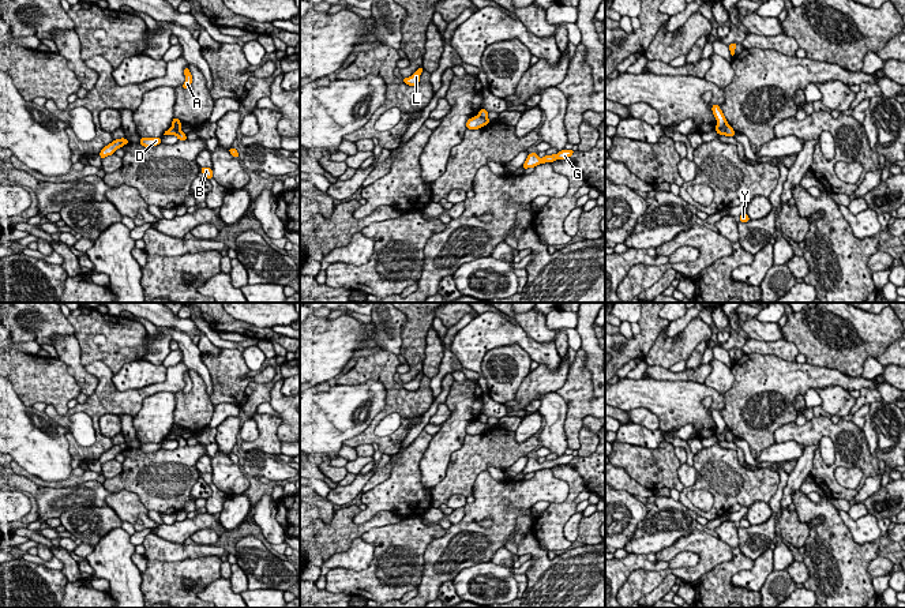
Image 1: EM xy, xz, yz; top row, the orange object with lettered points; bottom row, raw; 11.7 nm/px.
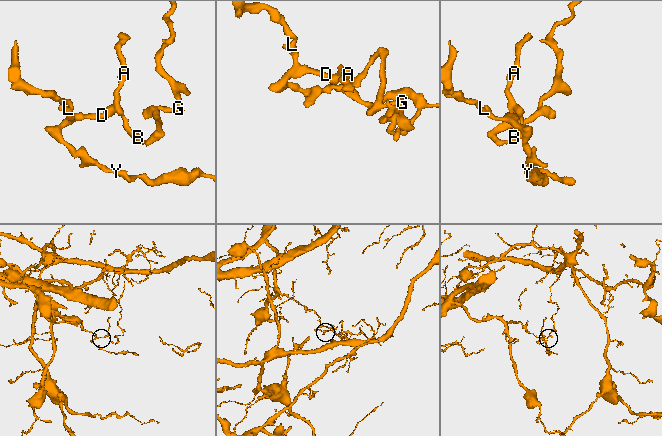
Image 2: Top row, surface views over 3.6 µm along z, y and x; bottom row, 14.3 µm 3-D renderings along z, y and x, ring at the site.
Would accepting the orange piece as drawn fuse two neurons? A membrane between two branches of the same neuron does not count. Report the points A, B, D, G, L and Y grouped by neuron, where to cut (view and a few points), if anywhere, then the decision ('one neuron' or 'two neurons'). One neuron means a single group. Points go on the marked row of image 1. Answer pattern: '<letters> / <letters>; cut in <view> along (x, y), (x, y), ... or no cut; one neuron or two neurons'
A B G / D L Y; cut in xy along (172, 126), (177, 135); two neurons

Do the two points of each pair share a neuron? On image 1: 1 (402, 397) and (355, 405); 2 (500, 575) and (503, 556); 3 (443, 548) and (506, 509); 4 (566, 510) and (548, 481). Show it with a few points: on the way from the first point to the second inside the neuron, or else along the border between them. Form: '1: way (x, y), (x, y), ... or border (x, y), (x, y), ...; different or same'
1: border (376, 379), (385, 389), (385, 406), (367, 427); different
2: border (491, 560), (511, 567); different
3: way (458, 535), (484, 509), (491, 509); same
4: border (552, 470), (567, 484), (567, 496), (560, 503); different

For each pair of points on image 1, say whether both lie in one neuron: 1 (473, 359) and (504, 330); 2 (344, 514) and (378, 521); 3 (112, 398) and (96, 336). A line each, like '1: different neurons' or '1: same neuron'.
1: same neuron
2: same neuron
3: different neurons

